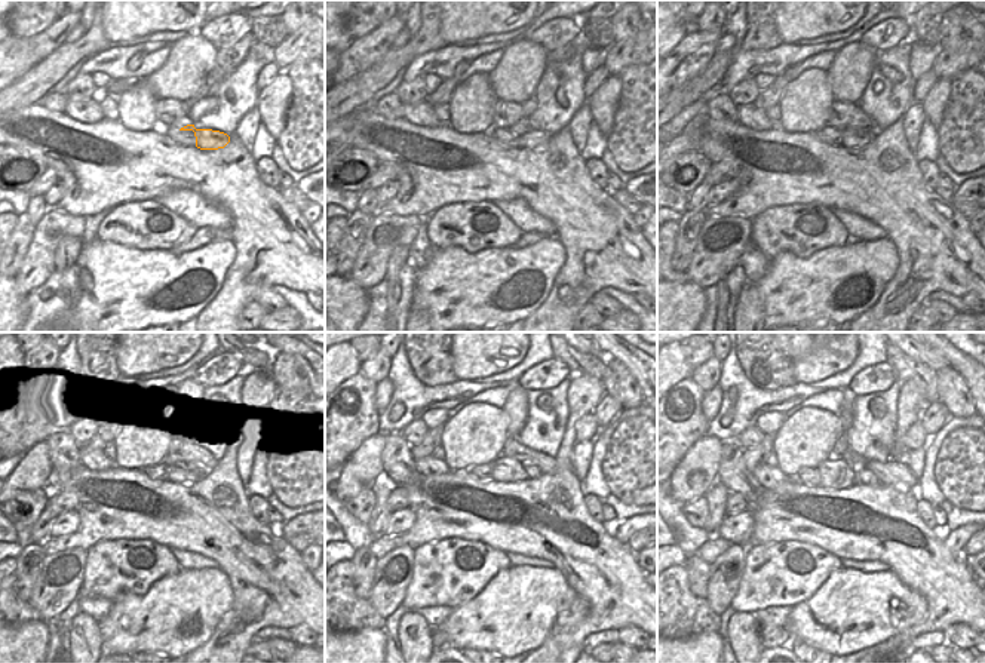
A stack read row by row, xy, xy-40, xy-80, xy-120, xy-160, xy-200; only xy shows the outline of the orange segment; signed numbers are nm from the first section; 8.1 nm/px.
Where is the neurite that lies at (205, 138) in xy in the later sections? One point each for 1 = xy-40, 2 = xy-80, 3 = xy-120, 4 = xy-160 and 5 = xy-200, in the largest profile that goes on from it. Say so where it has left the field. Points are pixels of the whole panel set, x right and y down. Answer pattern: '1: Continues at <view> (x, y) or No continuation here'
1: Continues at xy-40 (530, 138)
2: Continues at xy-80 (850, 137)
3: Continues at xy-120 (181, 472)
4: Continues at xy-160 (505, 469)
5: Continues at xy-200 (837, 473)

